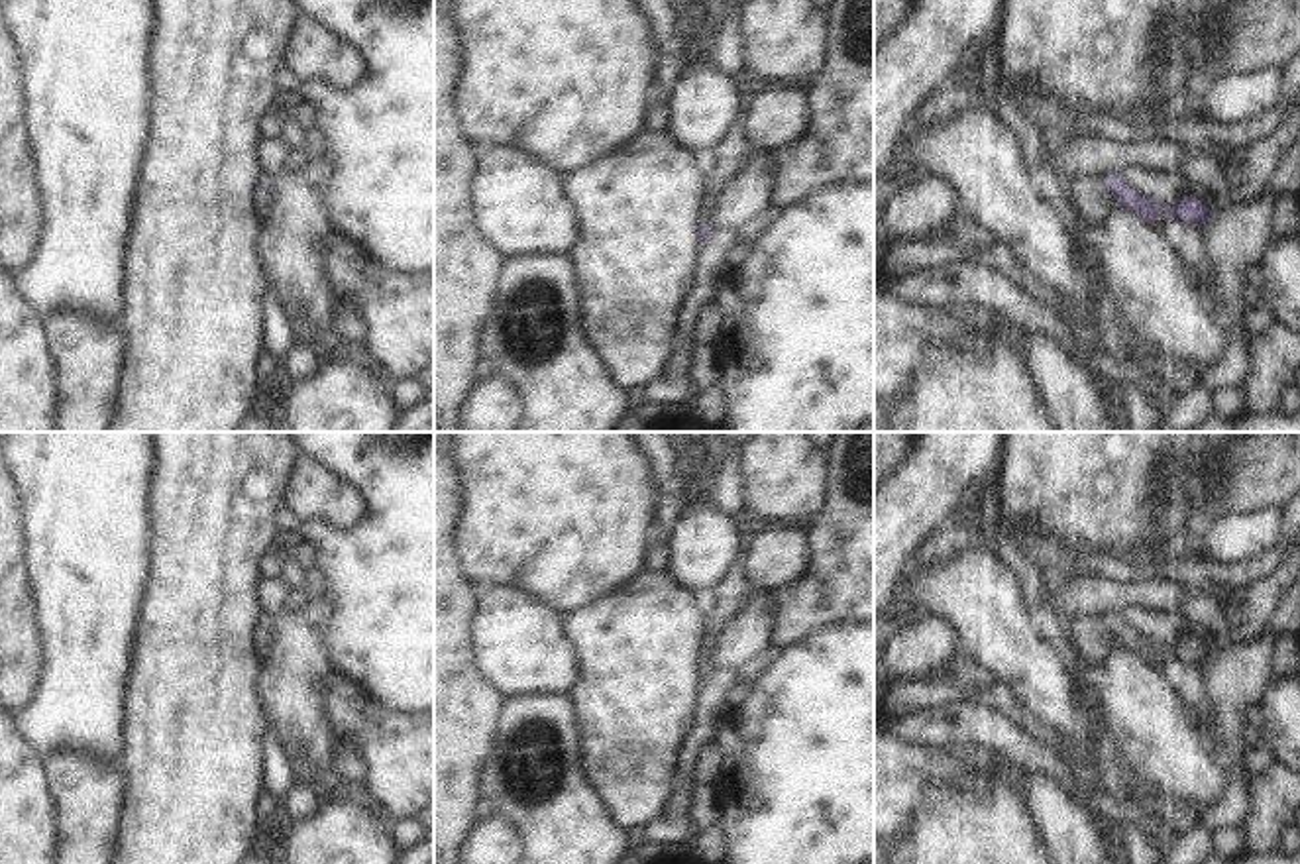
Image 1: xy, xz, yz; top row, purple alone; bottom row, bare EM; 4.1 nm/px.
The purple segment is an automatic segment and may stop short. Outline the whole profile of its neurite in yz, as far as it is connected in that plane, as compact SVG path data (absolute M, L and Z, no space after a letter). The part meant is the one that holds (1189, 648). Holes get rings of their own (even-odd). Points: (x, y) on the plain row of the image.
M1117 613L1104 621L1104 624L1098 624L1094 619L1080 619L1064 624L1068 638L1082 660L1102 666L1113 640L1139 654L1151 666L1157 654L1168 654L1170 658L1184 660L1198 668L1204 668L1212 656L1202 640L1192 634L1184 636L1174 646L1161 646L1125 626Z

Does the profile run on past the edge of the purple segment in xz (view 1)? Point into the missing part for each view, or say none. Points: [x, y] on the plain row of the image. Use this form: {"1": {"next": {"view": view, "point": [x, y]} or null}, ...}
{"1": {"next": null}}

